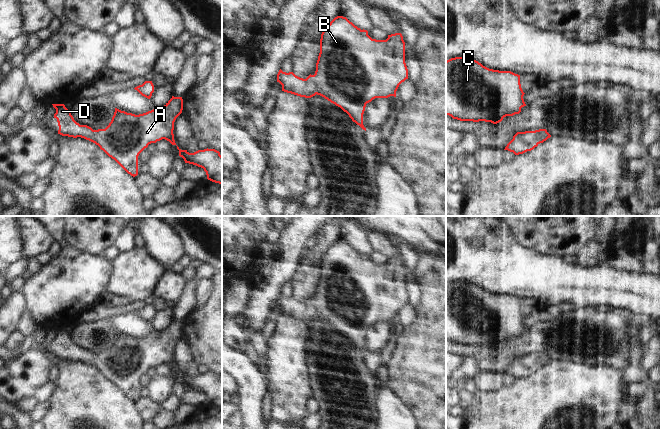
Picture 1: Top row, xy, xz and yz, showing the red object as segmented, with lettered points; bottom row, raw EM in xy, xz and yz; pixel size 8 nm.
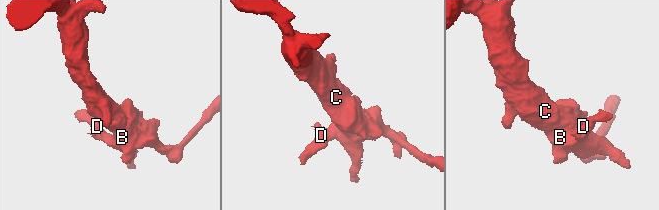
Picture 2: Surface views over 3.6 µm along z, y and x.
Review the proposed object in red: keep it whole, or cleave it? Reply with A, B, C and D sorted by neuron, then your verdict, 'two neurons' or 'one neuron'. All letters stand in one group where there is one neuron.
A B C D | one neuron

